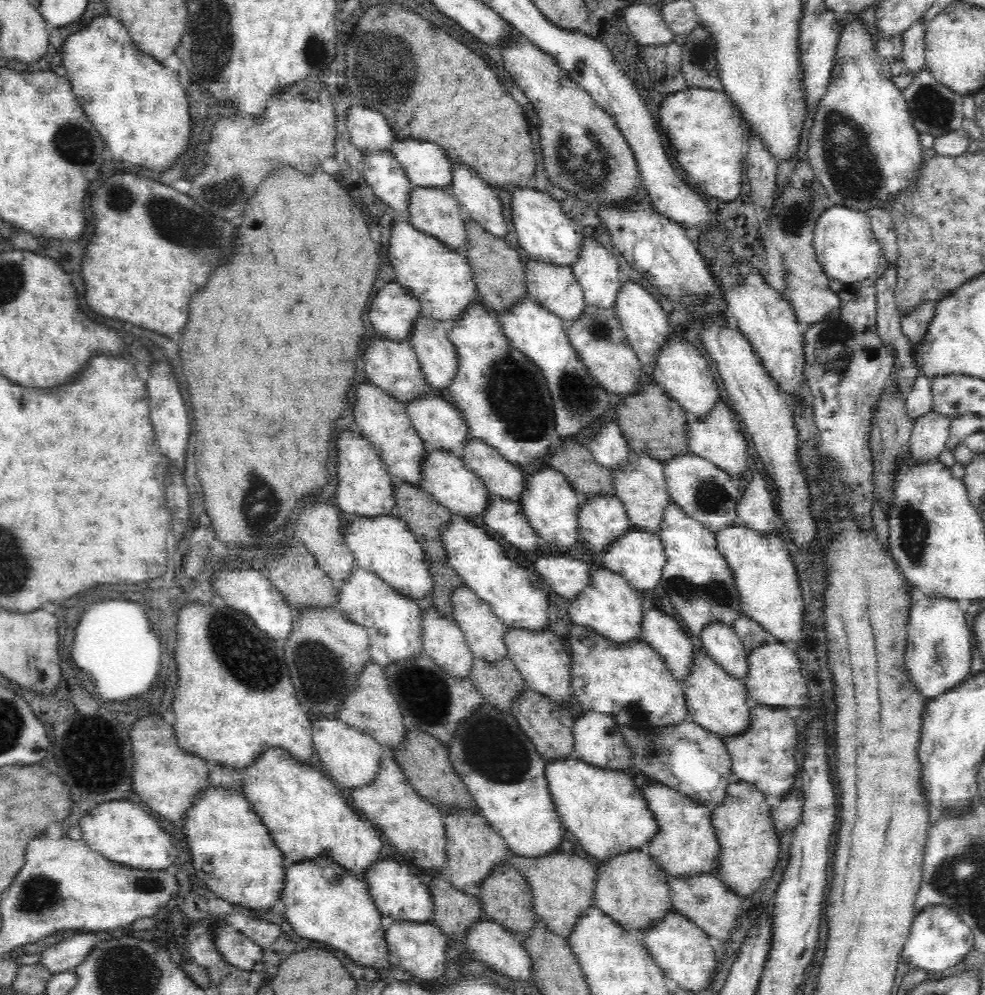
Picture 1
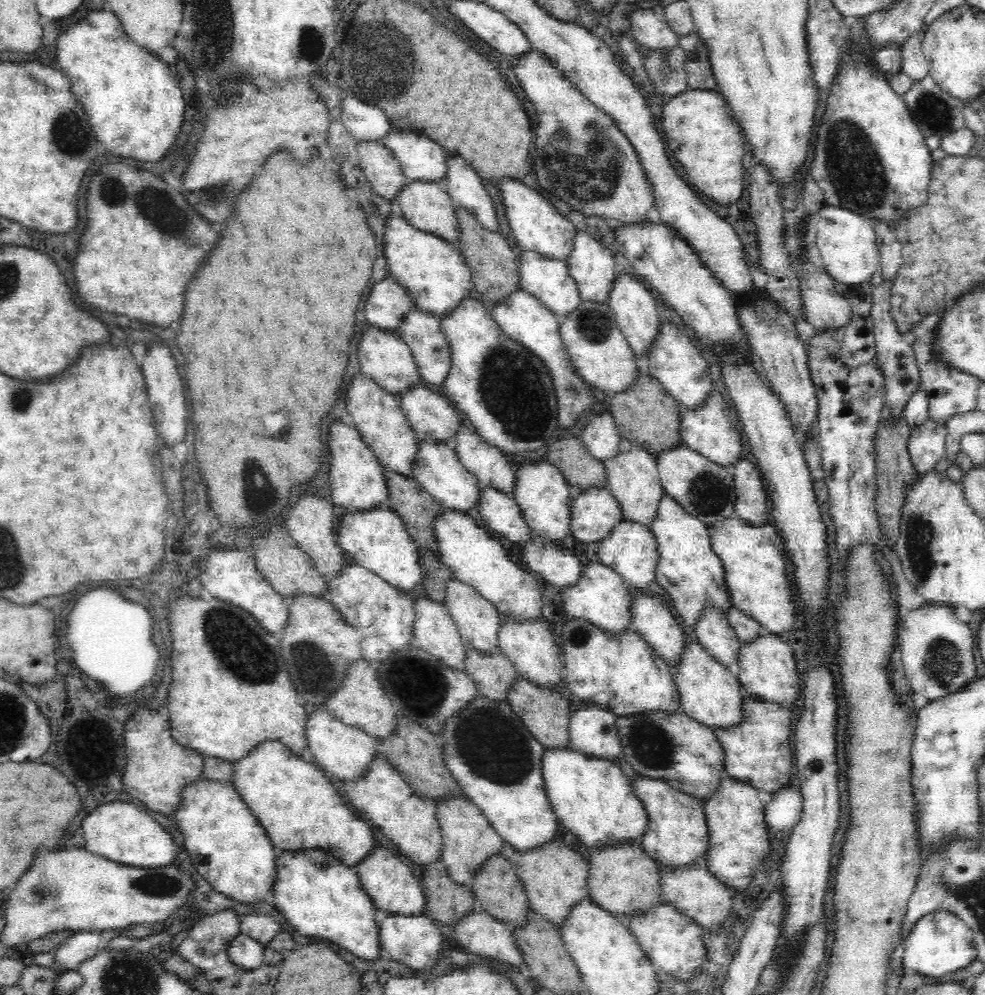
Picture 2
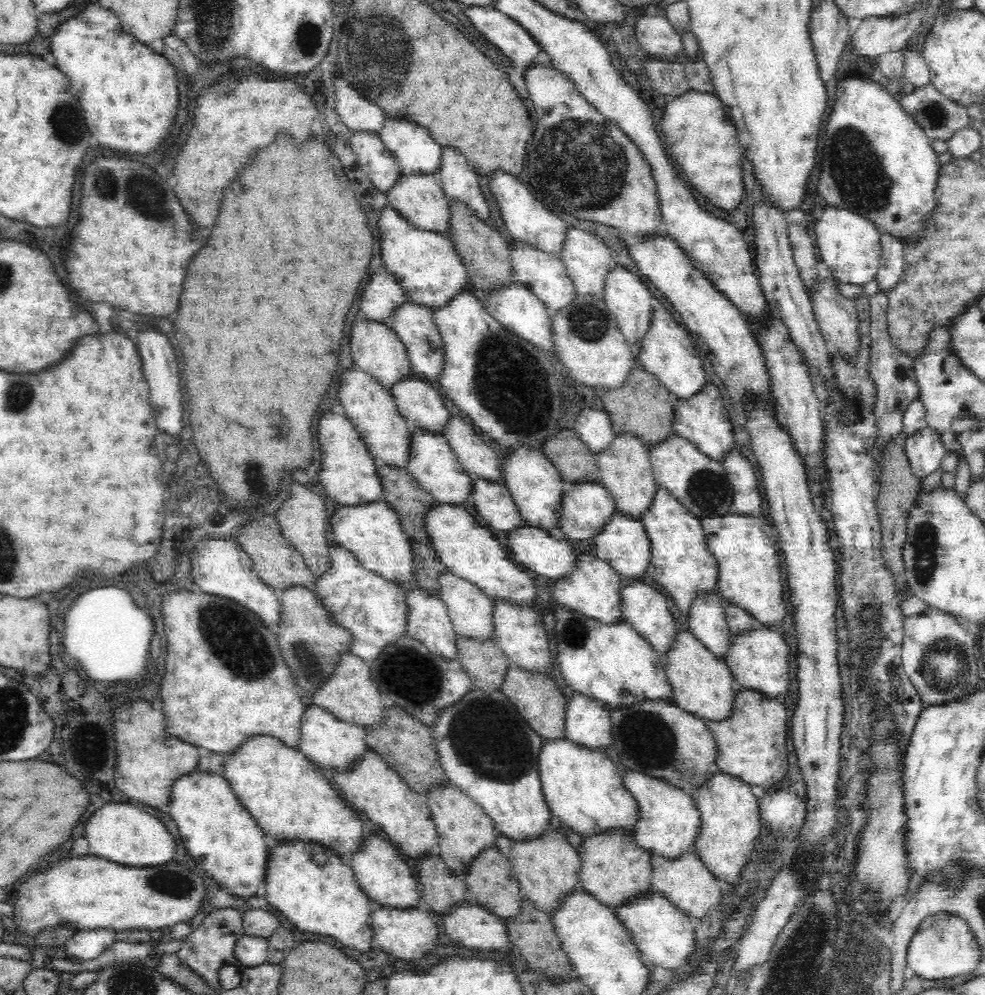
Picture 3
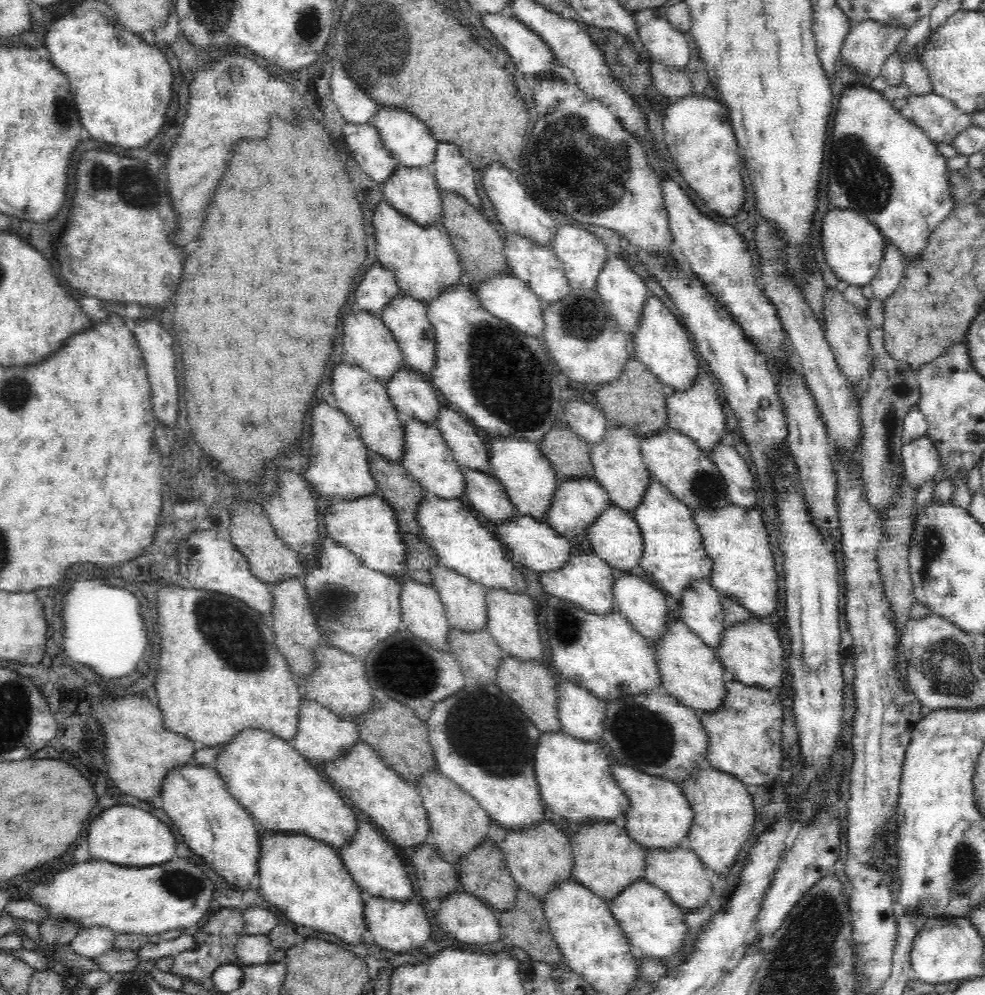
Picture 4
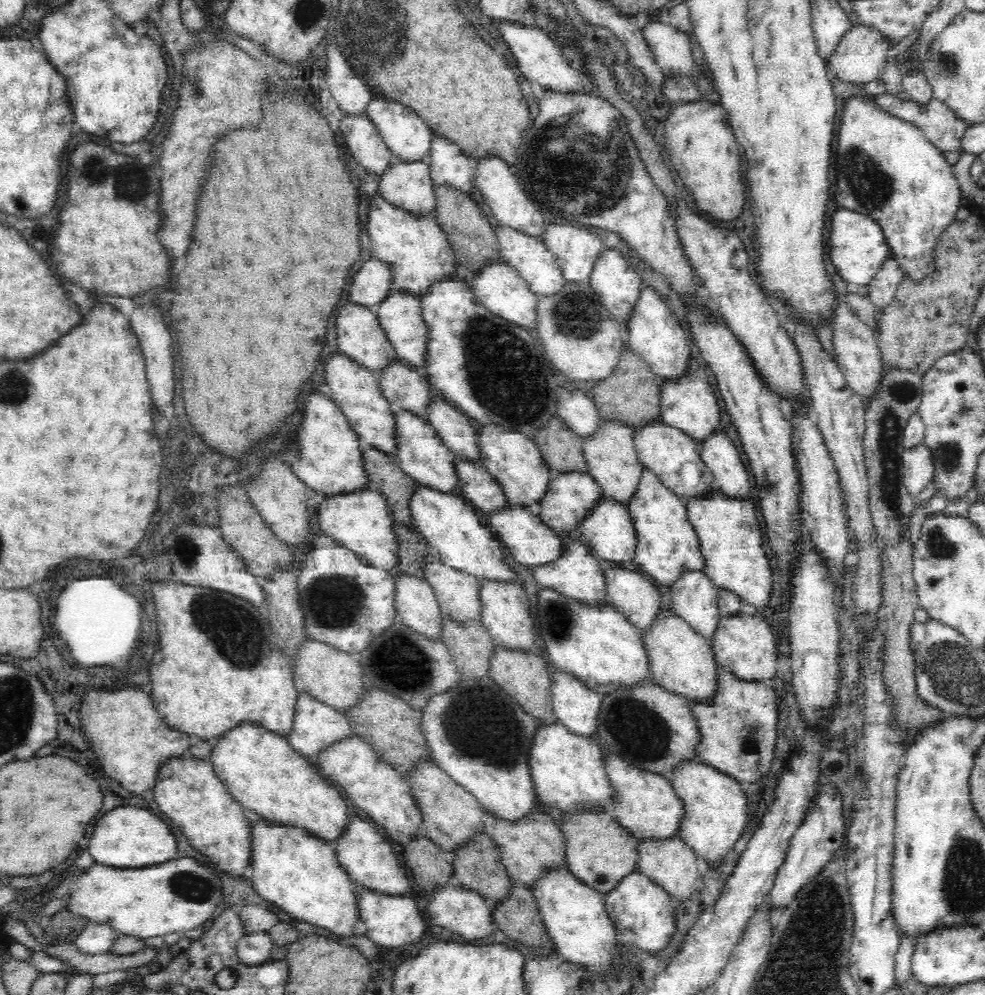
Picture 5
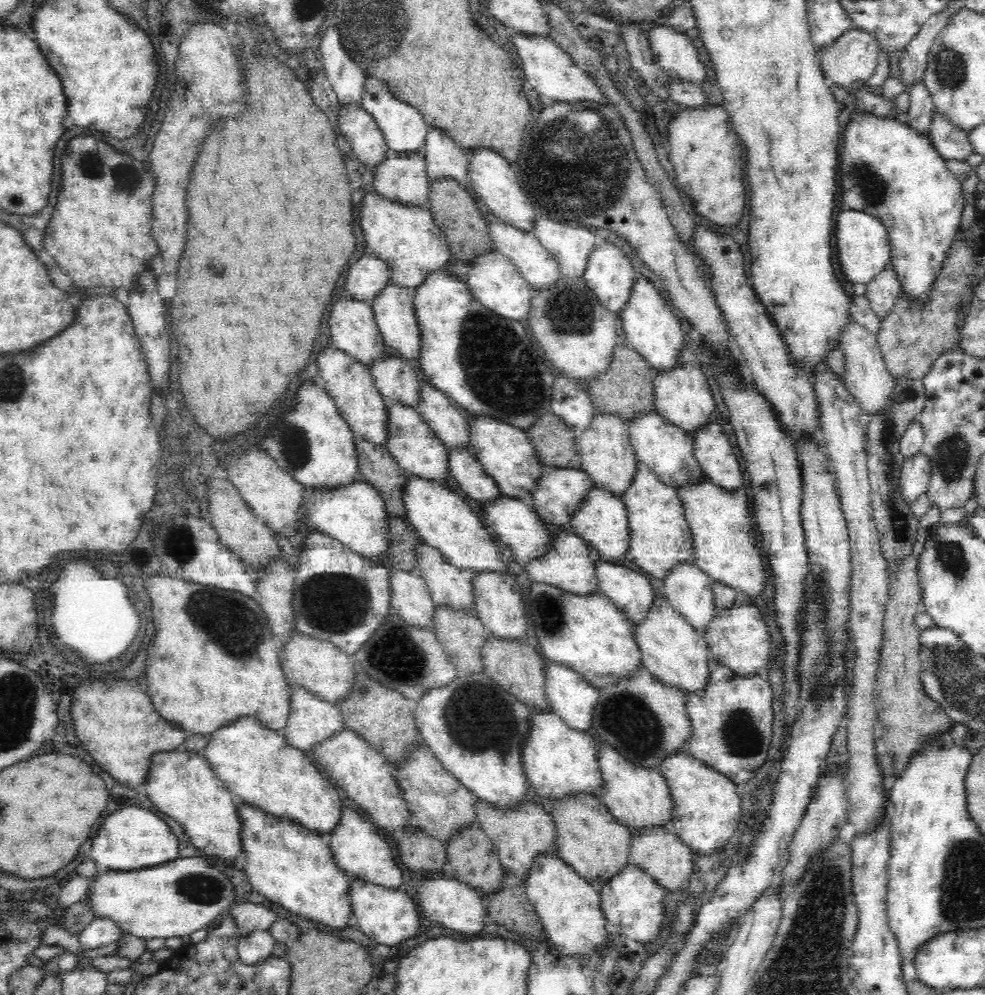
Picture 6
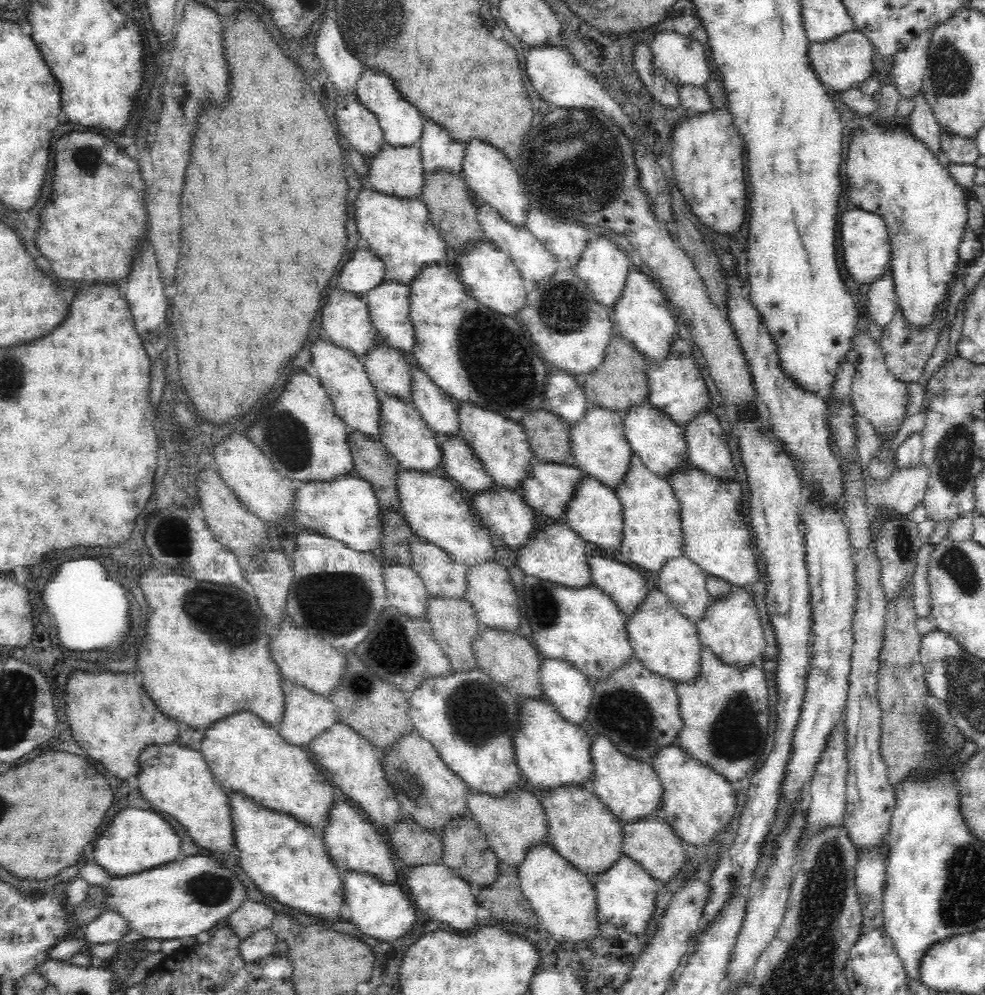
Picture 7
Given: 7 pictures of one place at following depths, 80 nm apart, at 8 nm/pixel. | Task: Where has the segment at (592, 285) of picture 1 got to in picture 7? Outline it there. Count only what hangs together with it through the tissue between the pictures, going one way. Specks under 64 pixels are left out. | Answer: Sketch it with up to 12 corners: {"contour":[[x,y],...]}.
{"contour":[[535,205],[523,224],[571,270],[591,237]]}

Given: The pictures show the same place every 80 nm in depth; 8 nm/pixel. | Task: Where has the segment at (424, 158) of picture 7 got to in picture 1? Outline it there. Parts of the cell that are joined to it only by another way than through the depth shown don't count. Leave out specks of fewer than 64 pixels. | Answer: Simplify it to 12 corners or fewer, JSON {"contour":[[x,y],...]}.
{"contour":[[466,164],[448,189],[464,214],[506,239],[502,203]]}

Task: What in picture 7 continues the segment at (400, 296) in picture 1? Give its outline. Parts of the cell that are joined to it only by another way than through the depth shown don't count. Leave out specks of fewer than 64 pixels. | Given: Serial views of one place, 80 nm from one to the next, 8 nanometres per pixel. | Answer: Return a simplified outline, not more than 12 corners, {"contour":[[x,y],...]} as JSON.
{"contour":[[356,246],[338,286],[359,296],[384,278],[383,262]]}

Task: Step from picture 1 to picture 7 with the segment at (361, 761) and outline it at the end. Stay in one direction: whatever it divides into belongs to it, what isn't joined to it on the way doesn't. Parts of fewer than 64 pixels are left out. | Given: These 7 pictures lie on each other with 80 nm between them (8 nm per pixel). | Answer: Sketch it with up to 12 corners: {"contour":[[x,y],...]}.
{"contour":[[282,678],[276,729],[305,747],[338,721],[328,697]]}

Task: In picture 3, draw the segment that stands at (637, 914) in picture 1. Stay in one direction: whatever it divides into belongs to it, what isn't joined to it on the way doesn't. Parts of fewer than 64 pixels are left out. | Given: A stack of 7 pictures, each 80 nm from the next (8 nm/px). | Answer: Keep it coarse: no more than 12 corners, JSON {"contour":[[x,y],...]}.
{"contour":[[616,827],[582,837],[580,886],[615,909],[652,888],[649,853]]}

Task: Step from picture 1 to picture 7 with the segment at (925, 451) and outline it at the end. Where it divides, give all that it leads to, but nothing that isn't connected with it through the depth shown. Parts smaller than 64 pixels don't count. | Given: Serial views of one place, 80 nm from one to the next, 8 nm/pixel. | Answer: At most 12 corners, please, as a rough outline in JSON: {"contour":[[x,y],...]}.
{"contour":[[928,470],[886,479],[863,474],[874,551],[892,516],[909,517],[927,491]]}

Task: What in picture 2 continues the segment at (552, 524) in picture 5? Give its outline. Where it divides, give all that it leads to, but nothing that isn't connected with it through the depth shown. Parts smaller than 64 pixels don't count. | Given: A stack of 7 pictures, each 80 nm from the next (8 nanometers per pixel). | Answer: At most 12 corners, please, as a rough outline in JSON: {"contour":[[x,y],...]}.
{"contour":[[607,487],[573,489],[567,530],[598,542],[622,520]]}

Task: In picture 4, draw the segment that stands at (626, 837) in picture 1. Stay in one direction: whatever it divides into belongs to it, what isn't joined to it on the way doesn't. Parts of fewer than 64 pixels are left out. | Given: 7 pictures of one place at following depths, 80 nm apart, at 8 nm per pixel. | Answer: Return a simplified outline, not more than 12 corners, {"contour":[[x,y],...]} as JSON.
{"contour":[[541,732],[541,802],[562,824],[620,821],[627,798],[594,741]]}

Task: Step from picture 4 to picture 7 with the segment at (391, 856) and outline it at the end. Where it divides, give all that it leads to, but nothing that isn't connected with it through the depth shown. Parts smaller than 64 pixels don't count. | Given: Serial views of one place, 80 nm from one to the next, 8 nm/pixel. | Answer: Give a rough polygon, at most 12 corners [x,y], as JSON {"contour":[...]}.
{"contour":[[334,802],[321,831],[340,870],[396,882],[392,850],[352,806]]}

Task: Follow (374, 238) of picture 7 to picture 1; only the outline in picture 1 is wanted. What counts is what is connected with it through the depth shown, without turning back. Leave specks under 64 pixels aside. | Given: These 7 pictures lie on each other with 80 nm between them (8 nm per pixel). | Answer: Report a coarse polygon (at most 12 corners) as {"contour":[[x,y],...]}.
{"contour":[[409,221],[386,258],[421,315],[452,322],[479,301],[471,266]]}

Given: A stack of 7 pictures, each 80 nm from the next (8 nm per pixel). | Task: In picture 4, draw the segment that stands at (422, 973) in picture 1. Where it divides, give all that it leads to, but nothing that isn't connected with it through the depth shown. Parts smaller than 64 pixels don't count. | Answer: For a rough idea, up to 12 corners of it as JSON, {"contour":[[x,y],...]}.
{"contour":[[360,888],[376,945],[410,952],[430,934],[424,905]]}

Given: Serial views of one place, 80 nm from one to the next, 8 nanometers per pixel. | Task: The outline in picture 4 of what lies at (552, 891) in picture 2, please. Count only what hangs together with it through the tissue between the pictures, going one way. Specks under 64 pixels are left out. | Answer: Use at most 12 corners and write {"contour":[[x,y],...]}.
{"contour":[[560,821],[487,836],[518,888],[543,899],[572,879],[570,841]]}

